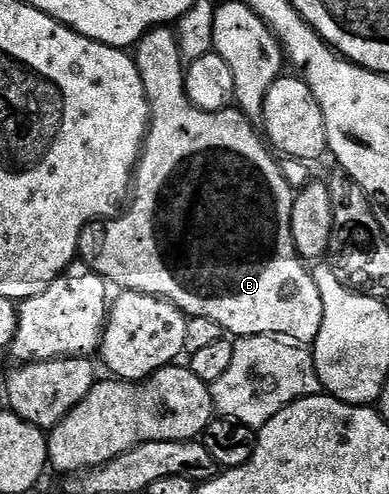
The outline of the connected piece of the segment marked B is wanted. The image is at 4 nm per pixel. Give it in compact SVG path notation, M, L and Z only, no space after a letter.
M158 28L146 32L135 47L135 61L149 101L149 133L145 136L145 145L141 148L141 156L131 183L131 201L124 213L106 225L109 227L105 230L105 239L102 240L97 255L91 258L93 270L100 278L121 290L134 290L156 298L166 298L189 318L215 320L215 324L219 324L222 331L229 336L250 338L256 334L271 334L294 344L313 343L319 336L319 328L323 328L323 296L305 259L297 255L295 240L291 236L291 212L295 190L281 175L278 159L263 141L258 127L256 130L253 127L256 125L236 108L203 112L195 108L195 104L191 104L191 100L185 94L185 66L177 50L177 35L172 29Z

